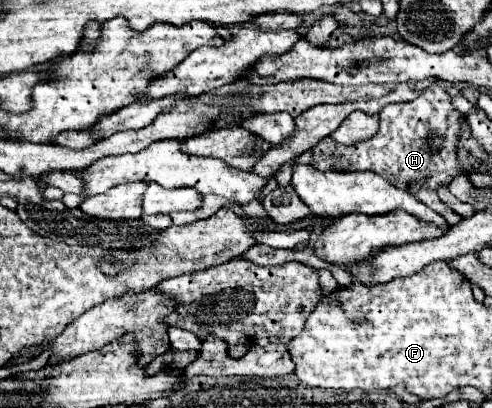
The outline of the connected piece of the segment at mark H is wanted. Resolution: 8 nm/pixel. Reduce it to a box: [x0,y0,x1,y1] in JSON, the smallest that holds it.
[312,85,466,193]

